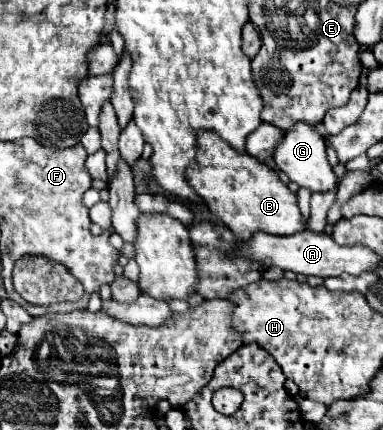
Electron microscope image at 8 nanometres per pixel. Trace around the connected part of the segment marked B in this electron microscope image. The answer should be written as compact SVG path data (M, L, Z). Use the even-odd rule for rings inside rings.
M214 131L198 133L198 151L184 175L210 213L214 213L236 235L236 239L244 241L256 231L270 235L292 235L306 229L306 221L298 209L298 199L280 181L278 173L266 163L256 161L252 155L238 153Z

